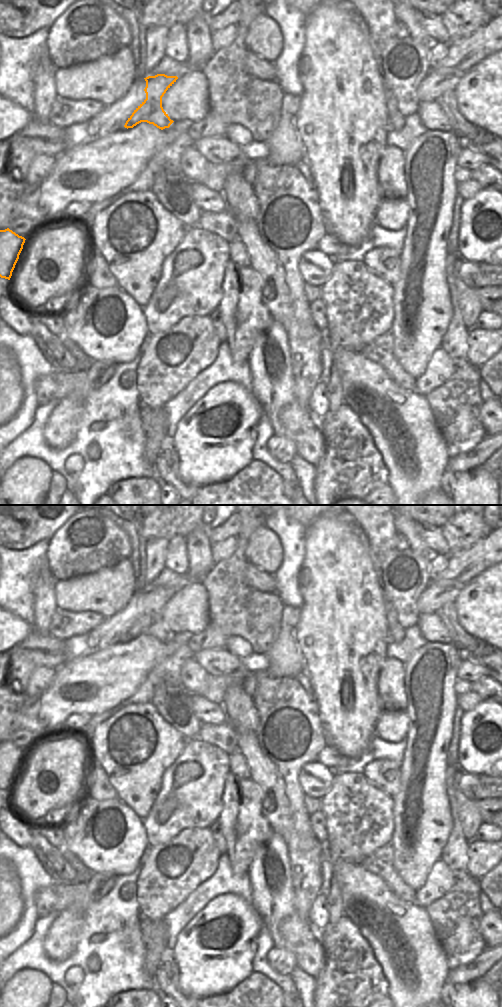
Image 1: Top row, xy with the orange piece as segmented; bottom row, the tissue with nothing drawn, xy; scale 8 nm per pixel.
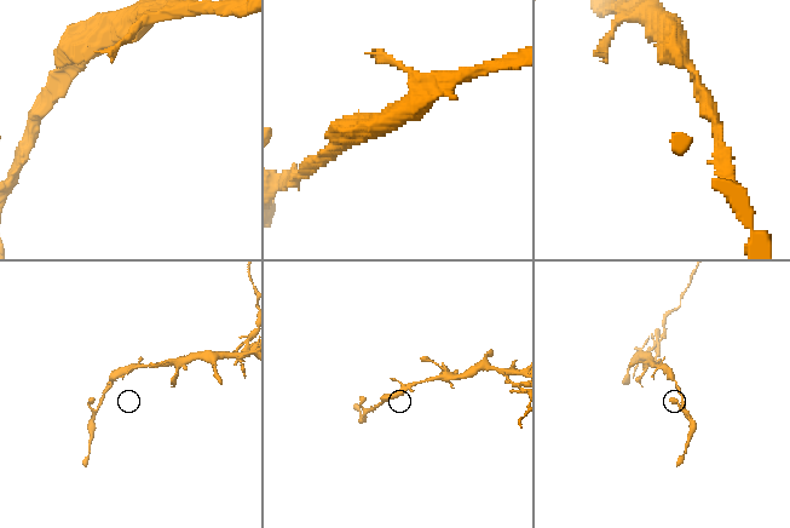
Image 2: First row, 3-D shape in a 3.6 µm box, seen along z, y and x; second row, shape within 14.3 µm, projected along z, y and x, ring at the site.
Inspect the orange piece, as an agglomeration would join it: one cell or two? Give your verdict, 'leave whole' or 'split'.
leave whole

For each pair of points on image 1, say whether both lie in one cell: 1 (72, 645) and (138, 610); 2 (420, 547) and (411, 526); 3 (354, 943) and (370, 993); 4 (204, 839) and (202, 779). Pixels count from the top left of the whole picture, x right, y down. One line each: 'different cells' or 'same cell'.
1: same cell
2: same cell
3: same cell
4: different cells

